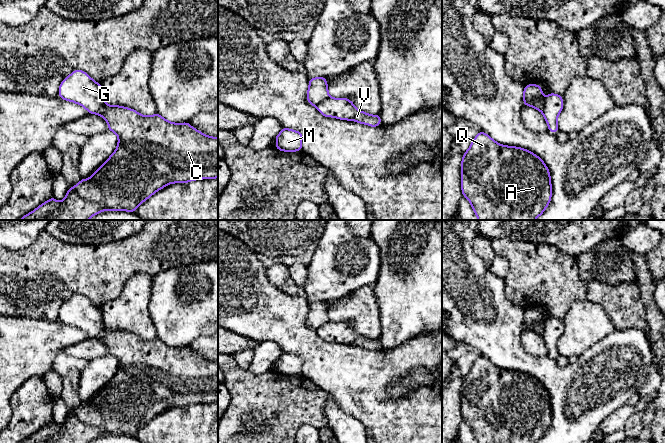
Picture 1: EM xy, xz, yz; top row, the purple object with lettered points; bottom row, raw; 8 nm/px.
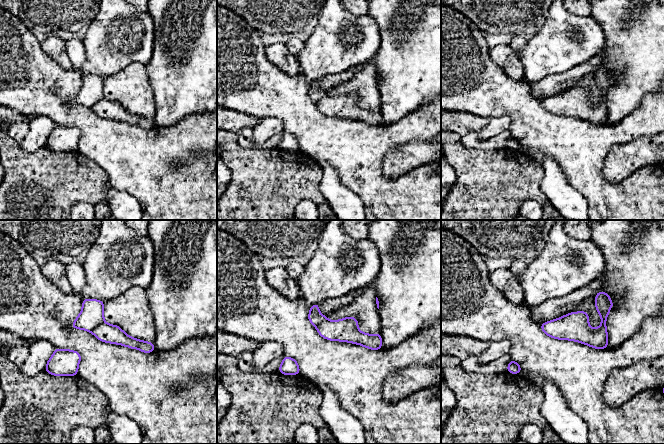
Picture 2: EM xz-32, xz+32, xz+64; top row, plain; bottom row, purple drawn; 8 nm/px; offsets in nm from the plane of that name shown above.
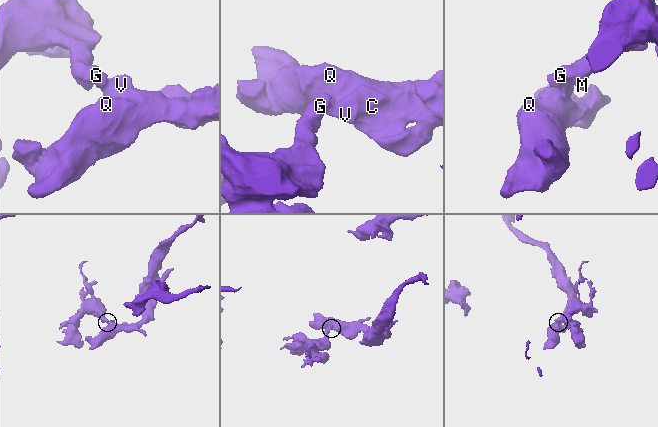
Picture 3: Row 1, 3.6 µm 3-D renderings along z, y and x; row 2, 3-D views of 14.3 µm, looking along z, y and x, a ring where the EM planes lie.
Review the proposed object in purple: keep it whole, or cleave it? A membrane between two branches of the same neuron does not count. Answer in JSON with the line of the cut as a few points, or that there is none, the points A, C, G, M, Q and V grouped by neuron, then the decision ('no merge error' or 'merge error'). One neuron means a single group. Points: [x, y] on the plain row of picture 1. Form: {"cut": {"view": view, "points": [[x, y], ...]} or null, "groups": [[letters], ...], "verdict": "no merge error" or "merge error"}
{"cut": {"view": "yz", "points": [[545, 322], [541, 335]]}, "groups": [["A", "C", "Q", "V"], ["G", "M"]], "verdict": "merge error"}

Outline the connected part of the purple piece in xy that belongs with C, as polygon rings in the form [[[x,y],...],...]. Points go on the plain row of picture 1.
[[[104,325],[102,332],[96,337],[103,341],[108,347],[108,354],[113,355],[118,361],[118,369],[112,379],[90,400],[89,403],[81,403],[80,406],[68,413],[65,422],[58,426],[51,421],[48,425],[39,429],[35,434],[26,438],[21,443],[90,443],[92,440],[101,437],[105,434],[110,435],[129,435],[135,436],[138,430],[151,421],[155,416],[164,412],[172,407],[187,407],[200,403],[213,403],[218,402],[218,361],[210,361],[203,358],[197,353],[194,353],[188,346],[185,347],[172,347],[160,340],[158,337],[151,340],[144,340],[134,333],[123,330],[110,330]]]

